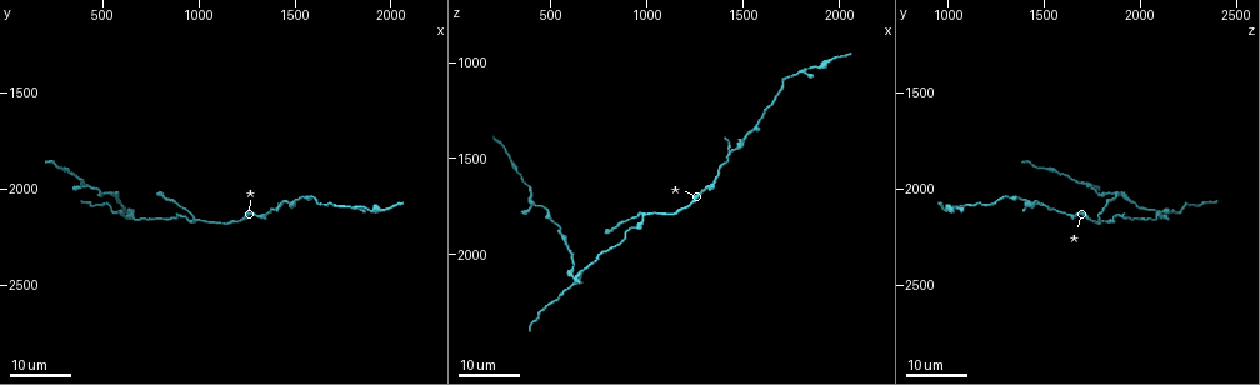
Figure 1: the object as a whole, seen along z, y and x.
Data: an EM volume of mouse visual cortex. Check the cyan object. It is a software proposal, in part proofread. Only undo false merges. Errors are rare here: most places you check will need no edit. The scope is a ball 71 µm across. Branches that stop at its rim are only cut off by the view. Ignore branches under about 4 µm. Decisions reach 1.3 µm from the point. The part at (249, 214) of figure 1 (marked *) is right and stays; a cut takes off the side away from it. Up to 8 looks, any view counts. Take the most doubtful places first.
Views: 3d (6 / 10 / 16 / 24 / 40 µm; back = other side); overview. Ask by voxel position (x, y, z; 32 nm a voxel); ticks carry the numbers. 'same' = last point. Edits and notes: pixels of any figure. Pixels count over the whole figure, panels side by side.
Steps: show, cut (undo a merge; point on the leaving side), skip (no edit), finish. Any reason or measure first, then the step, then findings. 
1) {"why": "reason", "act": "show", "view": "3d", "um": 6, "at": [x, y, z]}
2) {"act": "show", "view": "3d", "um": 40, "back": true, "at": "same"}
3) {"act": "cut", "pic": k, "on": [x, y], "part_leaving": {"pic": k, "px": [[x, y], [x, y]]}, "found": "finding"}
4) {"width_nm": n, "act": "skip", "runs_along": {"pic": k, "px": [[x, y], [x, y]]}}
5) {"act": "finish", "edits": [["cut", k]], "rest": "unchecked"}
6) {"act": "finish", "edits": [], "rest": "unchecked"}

{"why": "arms part here", "act": "show", "view": "3d", "um": 24, "at": [610, 2150, 2140]}

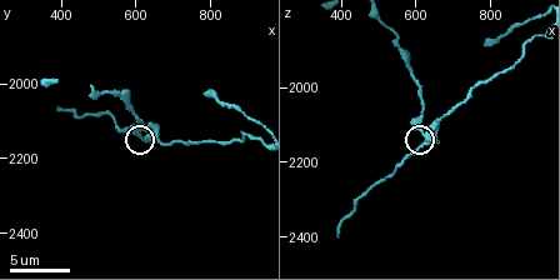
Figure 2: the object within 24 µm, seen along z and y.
{"act": "show", "view": "3d", "um": 6, "at": [620, 2150, 2140]}

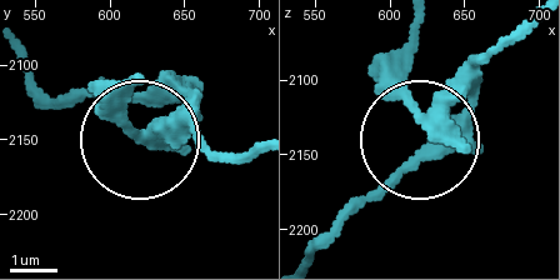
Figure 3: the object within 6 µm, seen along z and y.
{"side_arm_um": 13, "arms": 3, "act": "cut", "pic": 3, "on": [119, 106], "found": "a second cell is stuck on"}

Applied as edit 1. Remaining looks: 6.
{"why": "branch point", "act": "show", "view": "3d", "um": 24, "at": [980, 2170, 1790]}

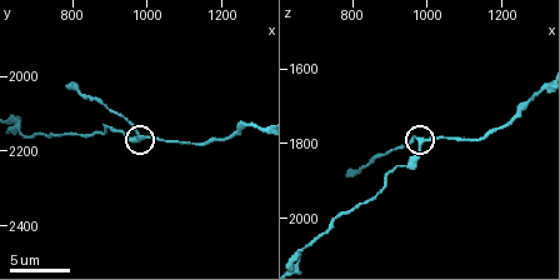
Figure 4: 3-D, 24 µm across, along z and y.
{"act": "show", "view": "3d", "um": 6, "at": [980, 2170, 1790]}

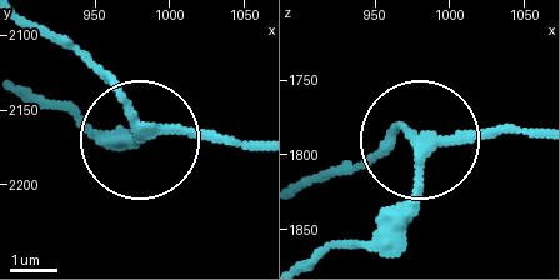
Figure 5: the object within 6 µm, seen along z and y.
{"width_nm": 190, "act": "skip", "runs_along": {"pic": 5, "px": [[539, 134], [395, 138], [351, 158]]}, "found": "continuous, no second cell"}

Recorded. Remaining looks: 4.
{"why": "sudden change in width", "act": "show", "view": "3d", "um": 16, "at": [1570, 2040, 1310]}

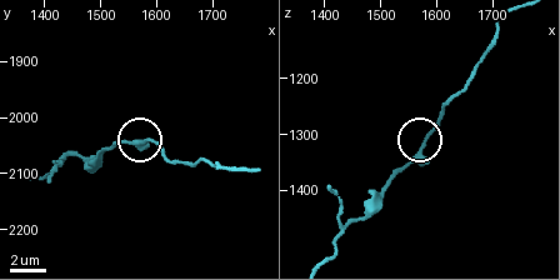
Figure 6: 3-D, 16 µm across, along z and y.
{"act": "show", "view": "3d", "um": 10, "at": [1580, 2040, 1320]}

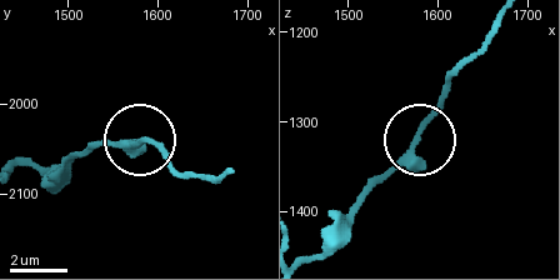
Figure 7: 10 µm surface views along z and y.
{"arms": 3, "act": "skip", "runs_along": {"pic": 7, "px": [[25, 163], [49, 170], [111, 141], [146, 141], [166, 153]]}, "found": "one cell here"}

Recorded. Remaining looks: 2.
{"why": "thick turns thin", "act": "show", "view": "3d", "um": 16, "at": [1780, 2100, 1060]}

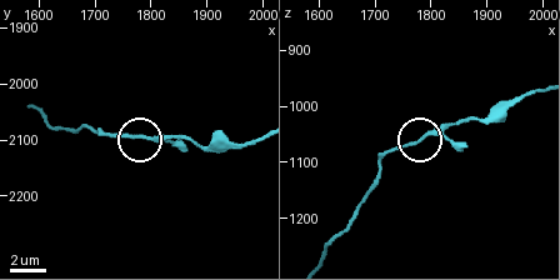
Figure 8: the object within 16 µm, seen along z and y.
{"act": "show", "view": "3d", "um": 6, "at": [1775, 2095, 1065]}

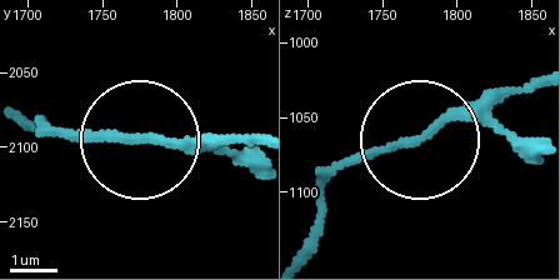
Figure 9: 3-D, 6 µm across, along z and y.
{"act": "skip", "runs_along": {"pic": 9, "px": [[20, 120], [135, 144], [254, 144]]}, "found": "all the same cell"}

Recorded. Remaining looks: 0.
{"act": "finish", "edits": [["cut", 3]], "rest": "unchecked"}

